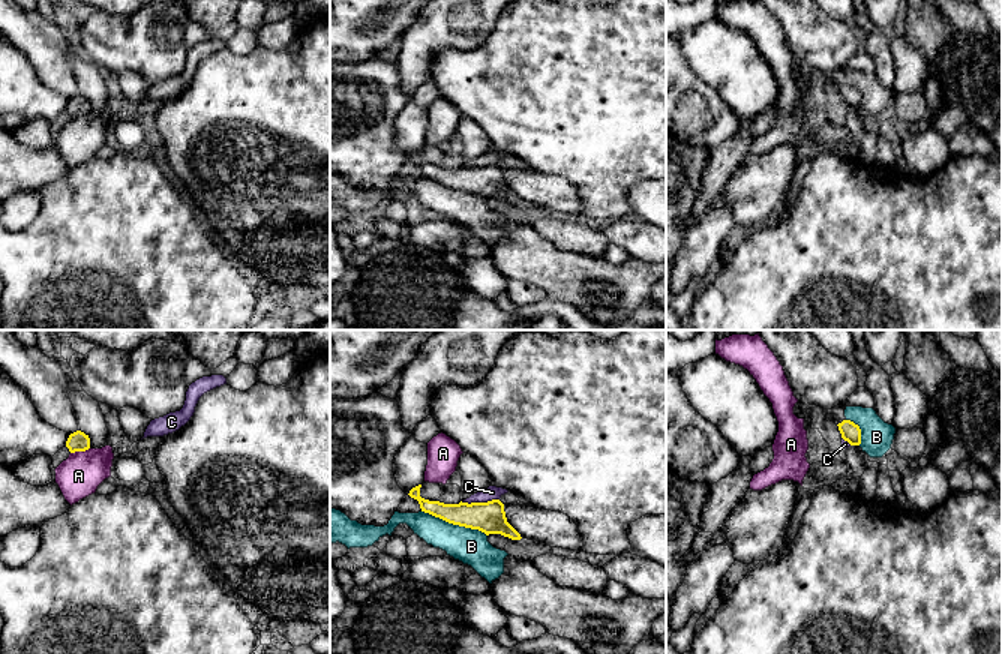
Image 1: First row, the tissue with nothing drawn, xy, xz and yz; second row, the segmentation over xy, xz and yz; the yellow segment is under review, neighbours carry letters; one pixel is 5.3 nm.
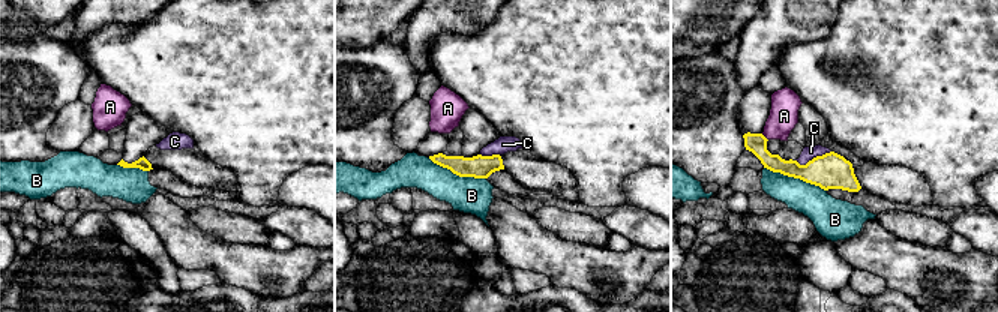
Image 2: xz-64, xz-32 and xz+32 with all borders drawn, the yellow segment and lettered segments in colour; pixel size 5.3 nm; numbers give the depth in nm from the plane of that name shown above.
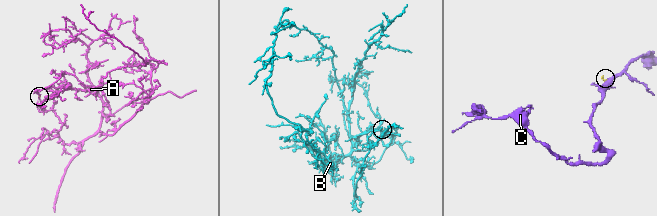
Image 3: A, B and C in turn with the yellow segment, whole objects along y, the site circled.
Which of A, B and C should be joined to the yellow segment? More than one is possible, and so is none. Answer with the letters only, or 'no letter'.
no letter

